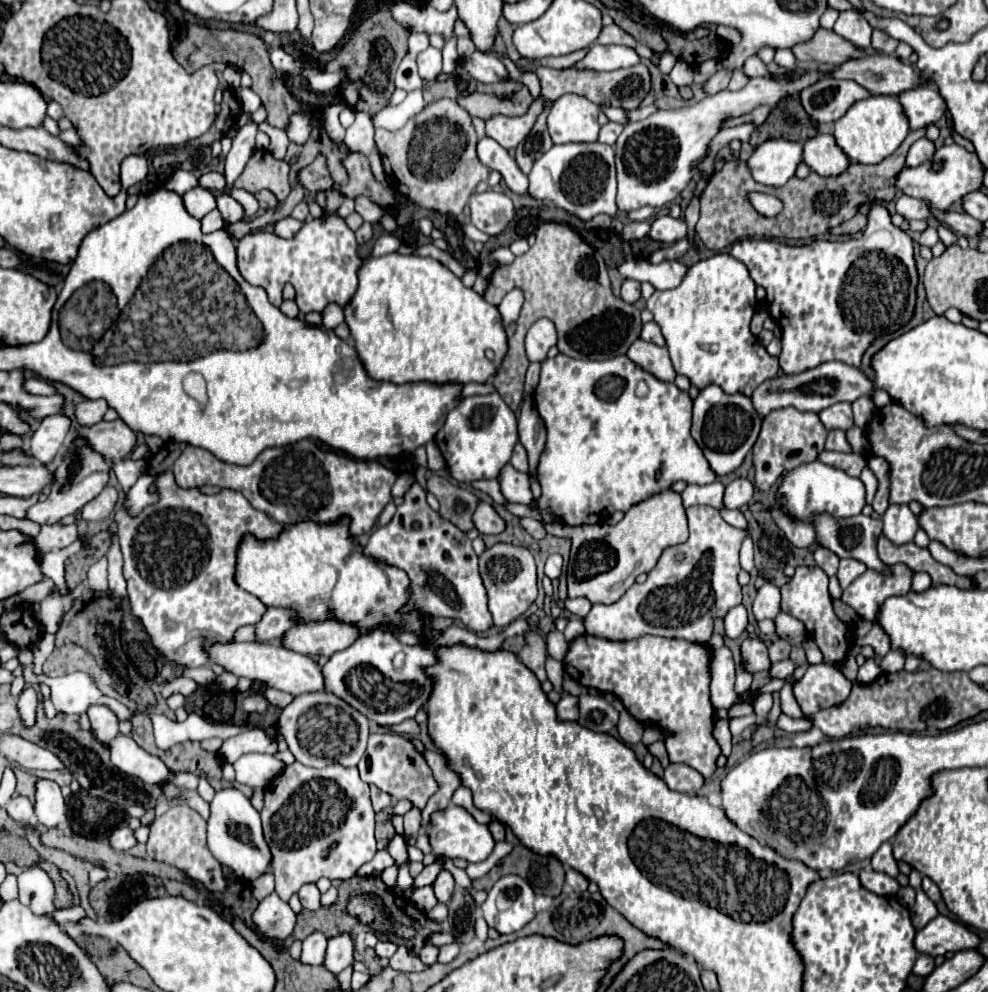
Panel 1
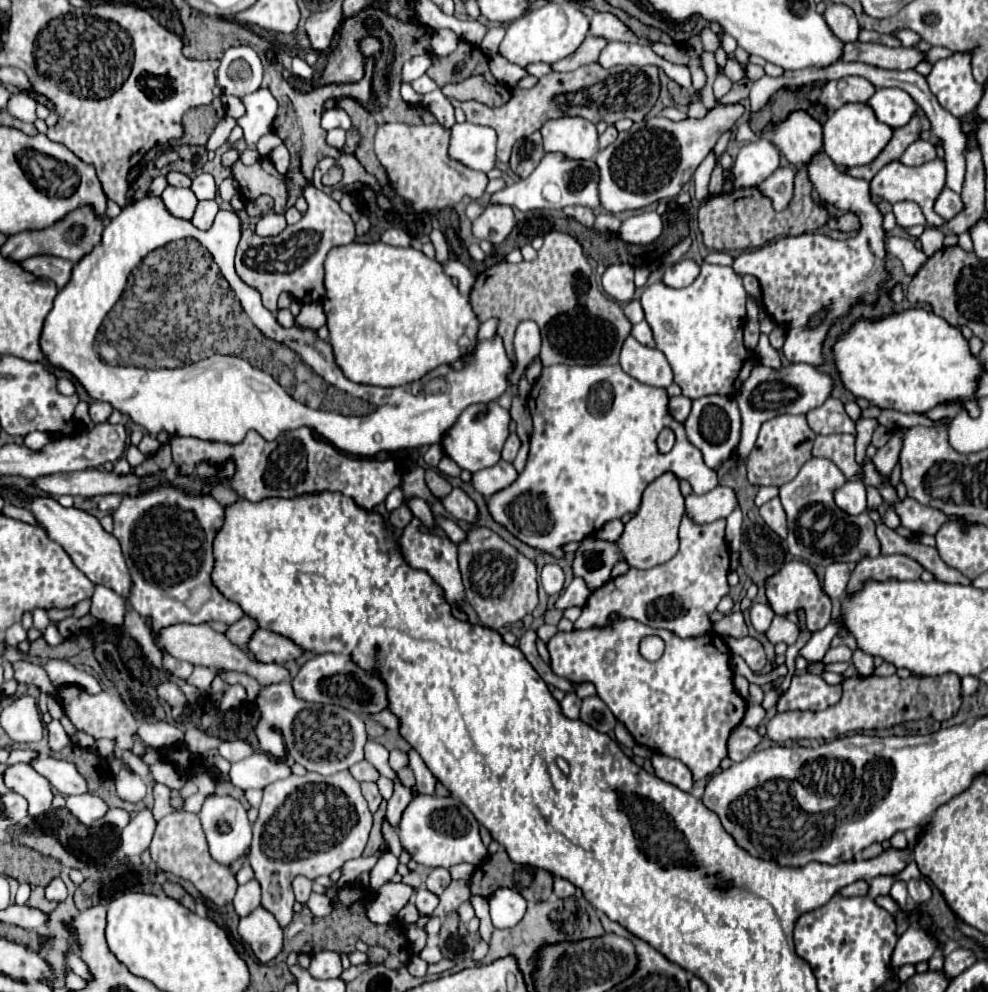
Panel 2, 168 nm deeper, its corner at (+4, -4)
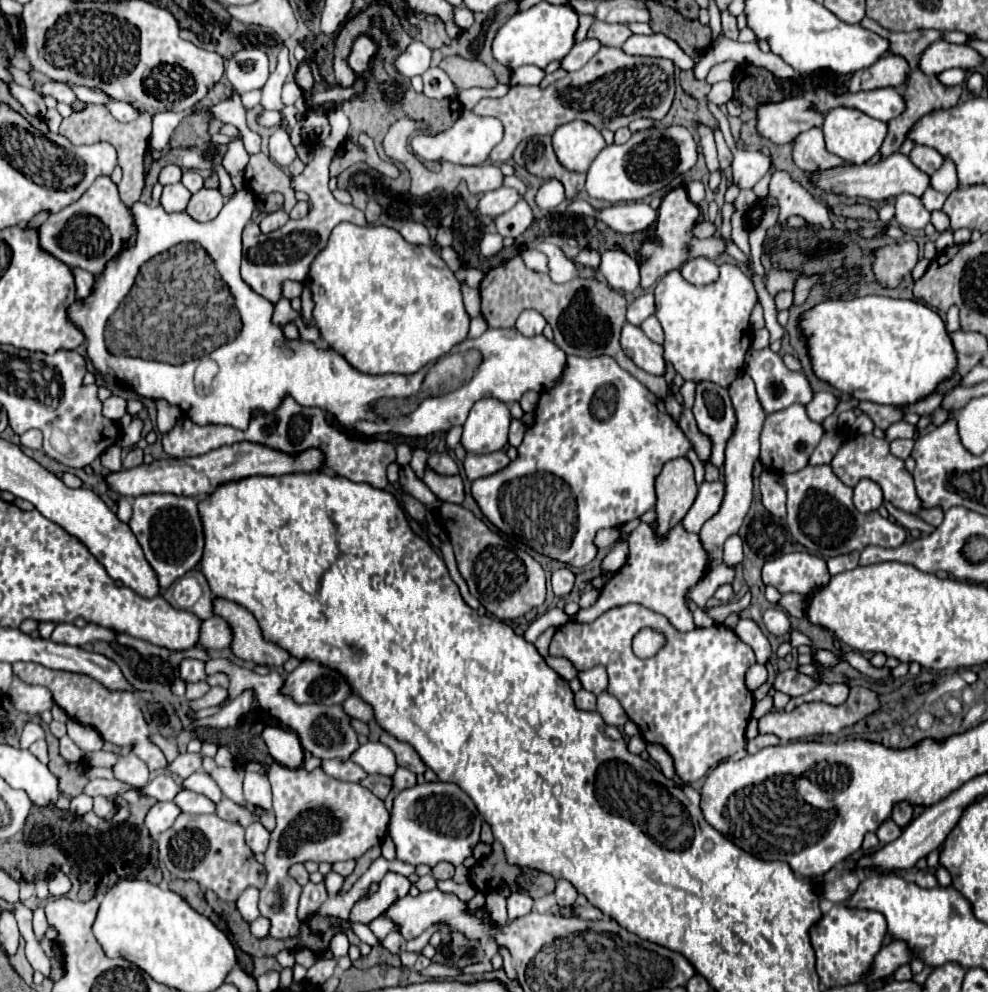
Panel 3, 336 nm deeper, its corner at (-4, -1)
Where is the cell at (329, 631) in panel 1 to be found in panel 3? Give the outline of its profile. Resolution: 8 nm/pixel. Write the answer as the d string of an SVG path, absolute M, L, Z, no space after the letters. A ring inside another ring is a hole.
M214 597L212 599L212 611L214 615L222 617L228 621L232 627L232 653L244 661L252 661L256 665L268 665L268 667L280 667L288 661L288 651L280 649L276 643L270 643L262 637L260 625L254 619L250 611L244 607L222 599Z

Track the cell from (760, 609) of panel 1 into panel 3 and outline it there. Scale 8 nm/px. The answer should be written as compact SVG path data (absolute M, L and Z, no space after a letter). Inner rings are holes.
M768 609L768 611L764 611L764 625L776 637L782 637L784 633L790 631L788 615L782 609Z

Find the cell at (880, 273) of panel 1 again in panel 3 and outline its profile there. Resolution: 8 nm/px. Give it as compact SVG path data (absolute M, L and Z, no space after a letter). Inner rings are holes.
M812 127L804 133L800 133L792 141L792 159L802 171L816 171L818 169L828 169L828 167L838 167L844 165L844 161L832 153L826 151L822 129Z

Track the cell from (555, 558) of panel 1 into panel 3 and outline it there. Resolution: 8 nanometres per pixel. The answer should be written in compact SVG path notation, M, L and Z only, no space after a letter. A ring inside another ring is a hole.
M566 567L552 573L552 589L558 597L566 597L574 587L574 573Z

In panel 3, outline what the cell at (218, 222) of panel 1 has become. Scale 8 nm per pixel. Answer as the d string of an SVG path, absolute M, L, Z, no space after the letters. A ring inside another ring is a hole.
M200 189L190 197L186 213L196 221L210 221L220 213L222 205L224 199L218 189Z

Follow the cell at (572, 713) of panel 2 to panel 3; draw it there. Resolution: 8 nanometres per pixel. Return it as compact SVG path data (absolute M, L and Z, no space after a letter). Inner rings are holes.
M580 689L576 693L576 707L582 711L596 711L596 695L586 689Z

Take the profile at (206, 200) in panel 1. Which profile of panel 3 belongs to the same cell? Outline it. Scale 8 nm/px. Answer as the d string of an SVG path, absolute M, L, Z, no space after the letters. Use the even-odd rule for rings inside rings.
M174 183L174 185L164 187L162 197L160 197L160 205L164 207L164 211L176 213L176 211L186 209L188 199L190 199L190 191L182 183Z

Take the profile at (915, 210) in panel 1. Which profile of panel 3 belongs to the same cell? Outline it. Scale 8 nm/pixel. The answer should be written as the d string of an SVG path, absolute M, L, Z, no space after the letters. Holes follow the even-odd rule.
M916 195L896 197L896 223L902 229L924 229L930 223L930 213Z

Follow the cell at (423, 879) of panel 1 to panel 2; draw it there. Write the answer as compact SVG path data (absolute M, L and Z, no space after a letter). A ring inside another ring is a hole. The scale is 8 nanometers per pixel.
M386 882L382 888L378 888L374 900L370 902L368 918L374 924L390 924L390 922L394 922L398 912L408 904L412 894L414 894L414 888L408 886L408 884Z

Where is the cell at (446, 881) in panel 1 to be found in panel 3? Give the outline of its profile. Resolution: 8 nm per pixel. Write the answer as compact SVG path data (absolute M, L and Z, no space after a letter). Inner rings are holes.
M438 863L438 865L434 865L432 867L432 875L436 877L436 879L452 879L452 875L454 875L454 865L452 863Z

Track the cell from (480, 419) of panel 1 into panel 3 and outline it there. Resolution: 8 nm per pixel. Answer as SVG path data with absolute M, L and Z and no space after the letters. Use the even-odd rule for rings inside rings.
M480 399L474 403L462 433L462 445L468 453L494 453L508 443L510 409L498 399Z

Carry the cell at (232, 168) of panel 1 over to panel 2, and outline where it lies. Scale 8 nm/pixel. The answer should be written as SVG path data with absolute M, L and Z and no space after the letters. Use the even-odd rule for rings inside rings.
M266 88L246 94L242 98L242 102L246 106L246 114L242 118L238 118L238 126L244 130L246 144L252 146L258 142L260 136L270 134L270 126L276 116L278 102Z

